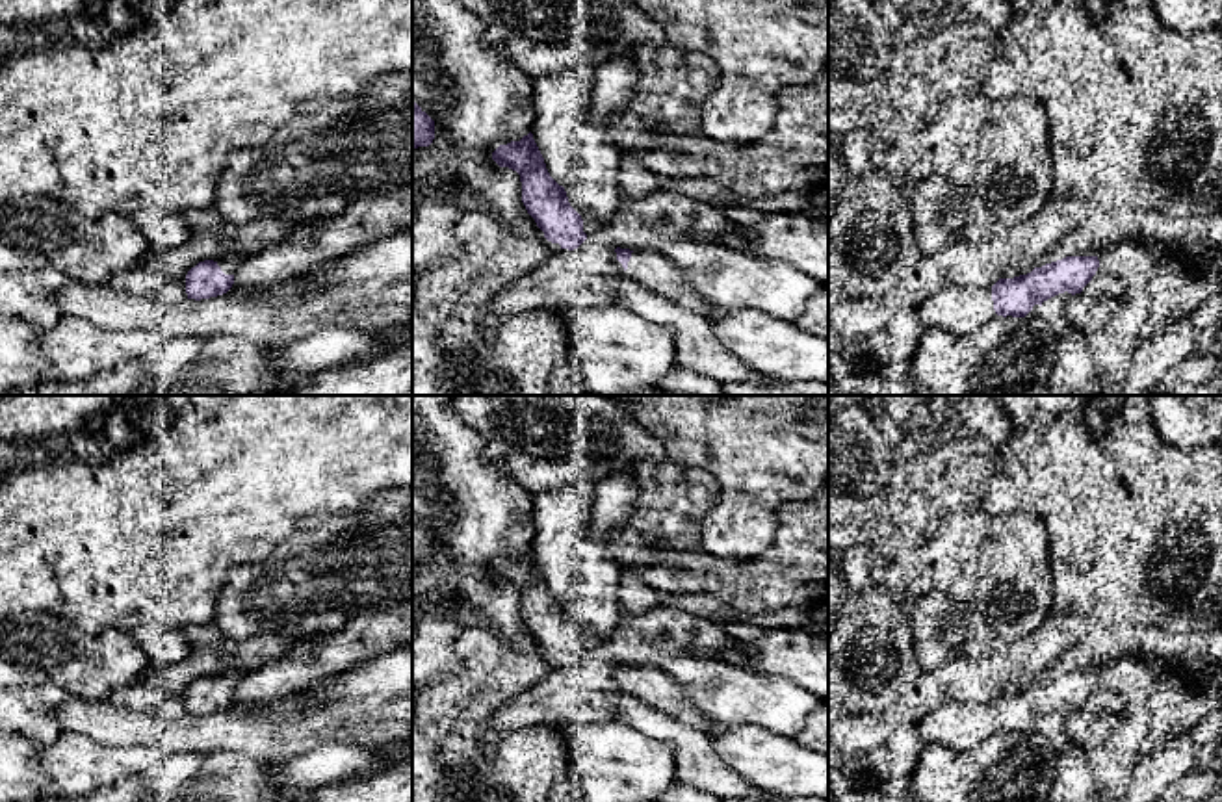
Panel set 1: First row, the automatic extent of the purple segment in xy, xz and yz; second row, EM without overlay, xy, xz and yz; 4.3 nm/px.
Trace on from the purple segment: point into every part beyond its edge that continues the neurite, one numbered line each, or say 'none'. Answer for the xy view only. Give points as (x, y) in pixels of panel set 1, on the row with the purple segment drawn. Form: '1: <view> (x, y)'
1: xy (229, 264)

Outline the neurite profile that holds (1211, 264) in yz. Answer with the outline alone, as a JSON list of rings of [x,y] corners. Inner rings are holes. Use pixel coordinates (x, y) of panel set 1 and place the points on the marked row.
[[[1218,249],[1213,254],[1205,254],[1205,256],[1194,256],[1187,252],[1174,252],[1174,256],[1190,262],[1196,269],[1203,273],[1222,277],[1222,249]]]

